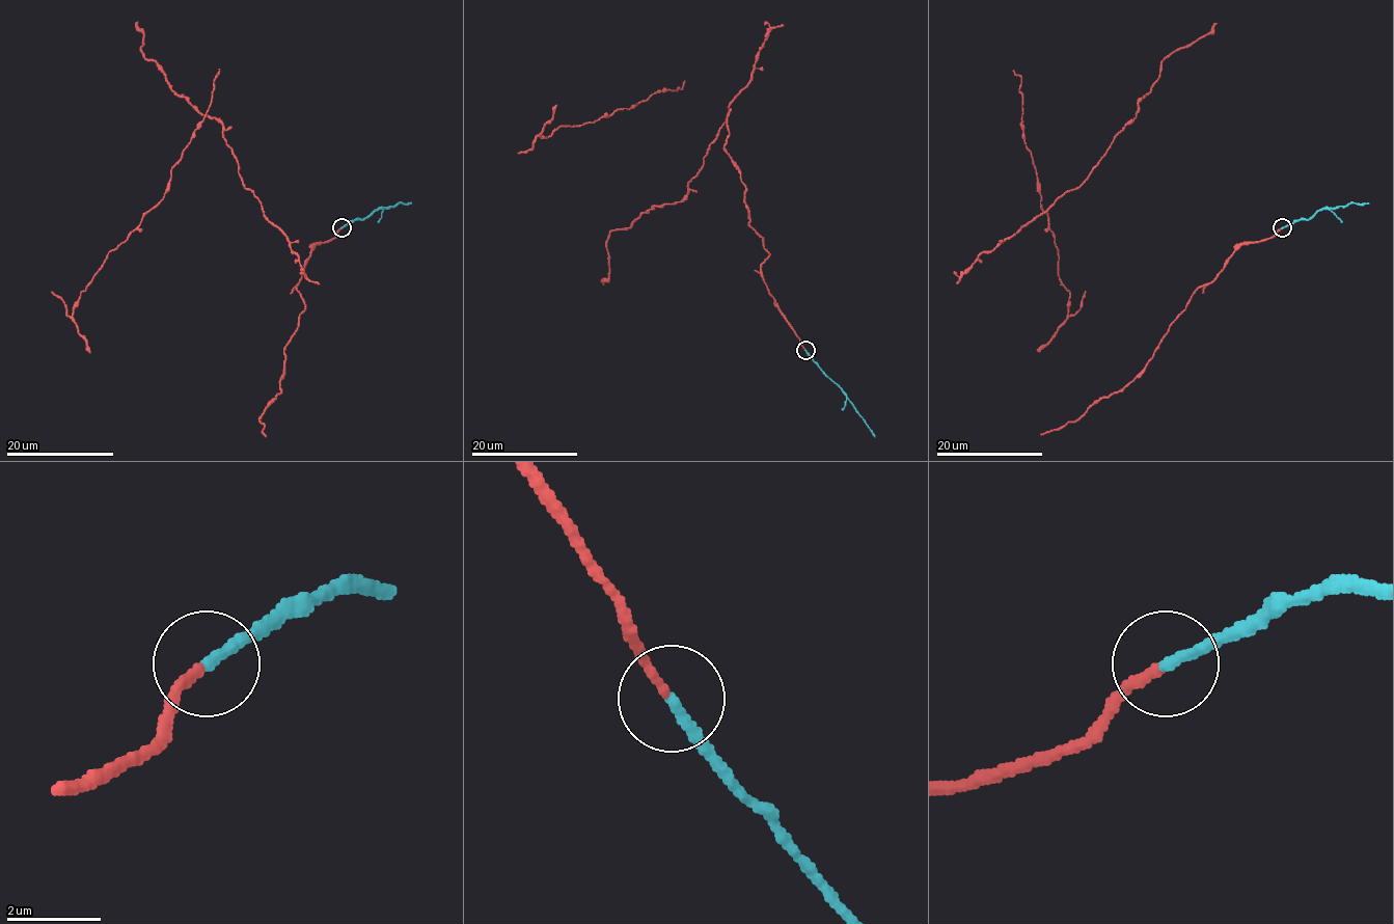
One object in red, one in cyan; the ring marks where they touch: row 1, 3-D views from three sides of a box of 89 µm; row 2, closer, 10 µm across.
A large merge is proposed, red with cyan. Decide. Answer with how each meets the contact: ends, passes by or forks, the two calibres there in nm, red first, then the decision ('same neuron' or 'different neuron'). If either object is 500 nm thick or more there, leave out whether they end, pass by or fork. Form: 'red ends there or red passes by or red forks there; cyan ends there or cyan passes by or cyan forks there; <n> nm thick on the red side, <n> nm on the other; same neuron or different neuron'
red ends there; cyan ends there; 200 nm thick on the red side, 240 nm on the other; different neuron

